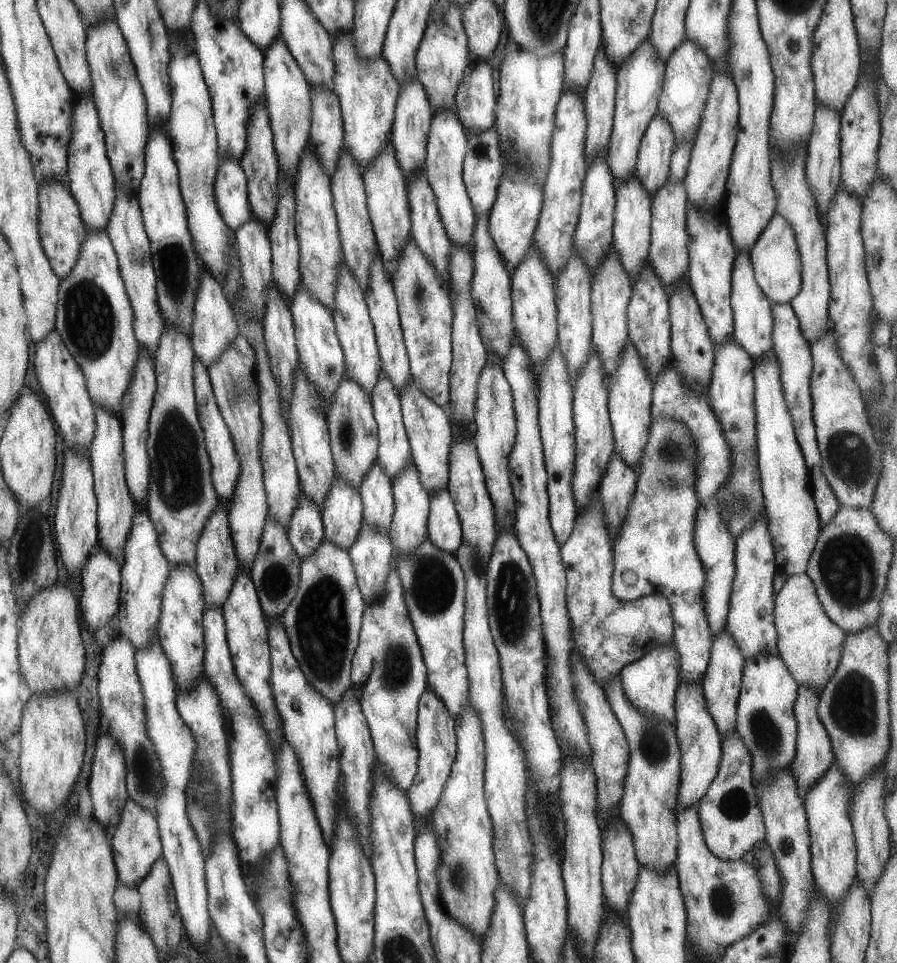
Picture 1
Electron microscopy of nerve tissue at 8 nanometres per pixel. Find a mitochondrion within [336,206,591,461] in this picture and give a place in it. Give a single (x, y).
(419, 297)

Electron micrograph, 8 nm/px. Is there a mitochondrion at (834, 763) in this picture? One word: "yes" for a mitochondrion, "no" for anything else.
no

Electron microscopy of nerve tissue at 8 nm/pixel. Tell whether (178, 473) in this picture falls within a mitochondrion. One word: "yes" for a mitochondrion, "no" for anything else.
yes

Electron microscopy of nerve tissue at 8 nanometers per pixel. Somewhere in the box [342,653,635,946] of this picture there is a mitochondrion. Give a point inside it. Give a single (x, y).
(460, 876)

